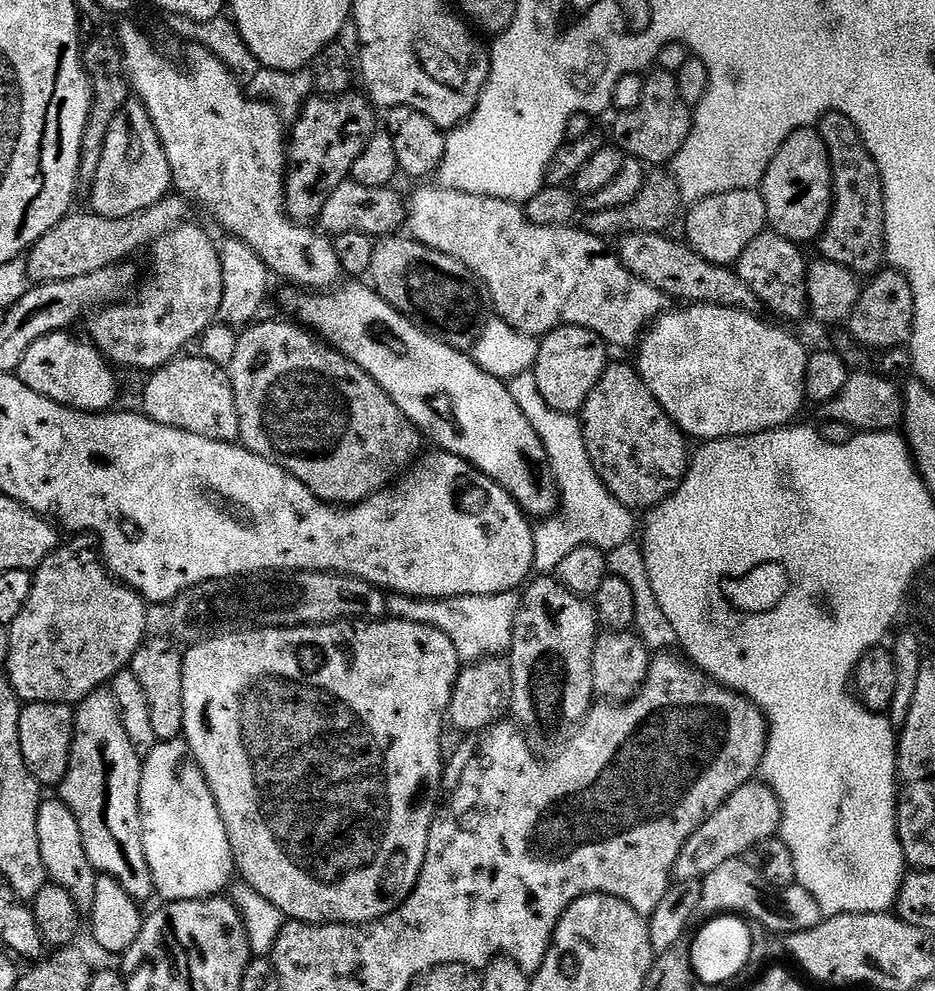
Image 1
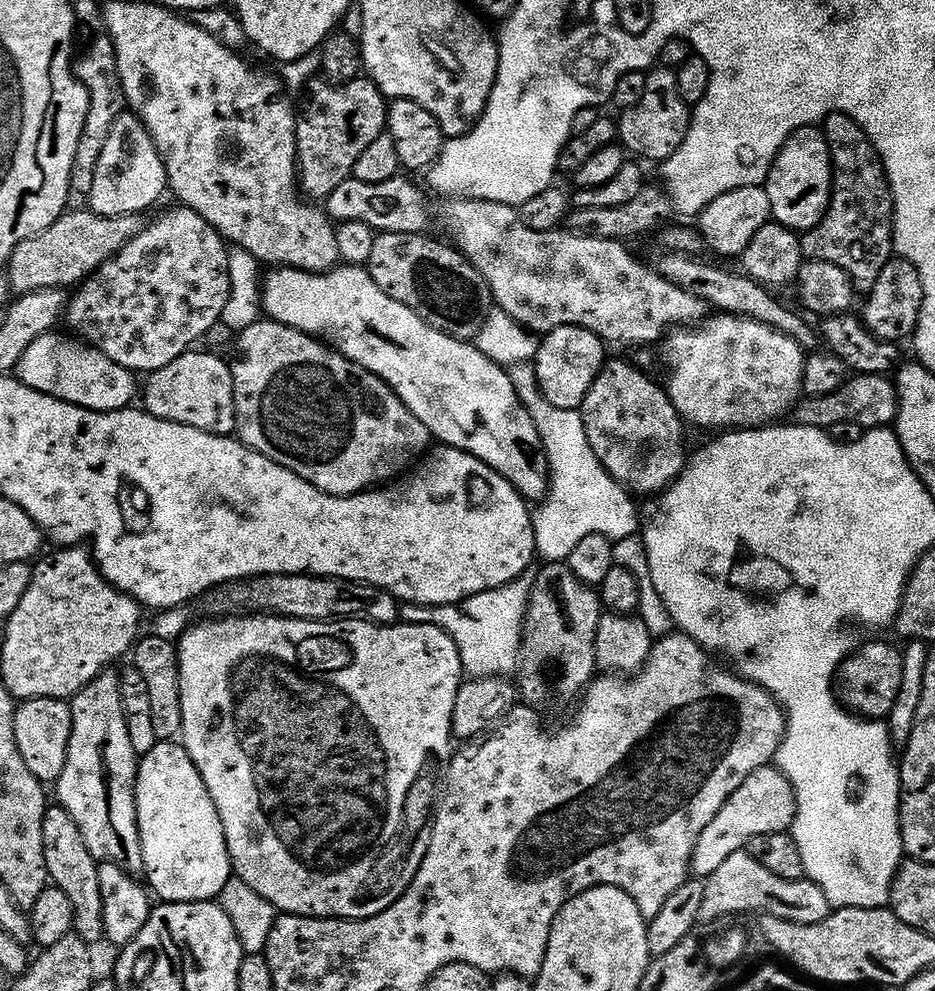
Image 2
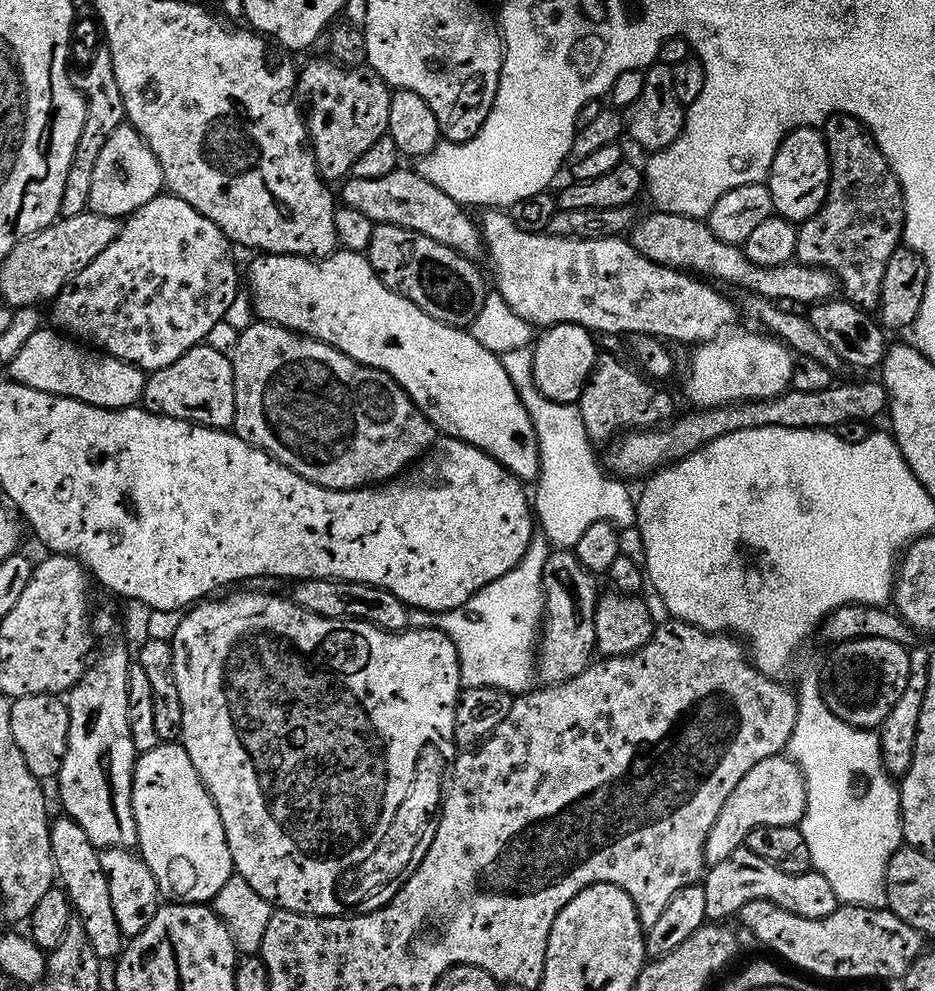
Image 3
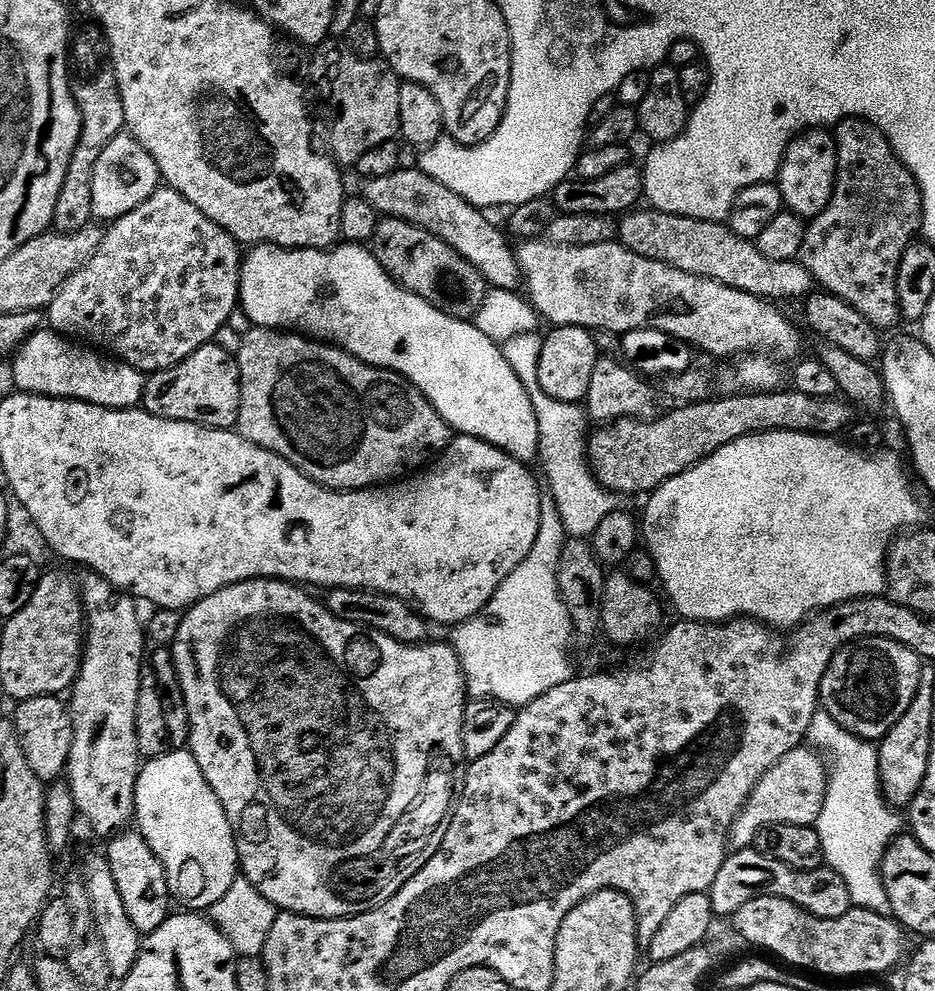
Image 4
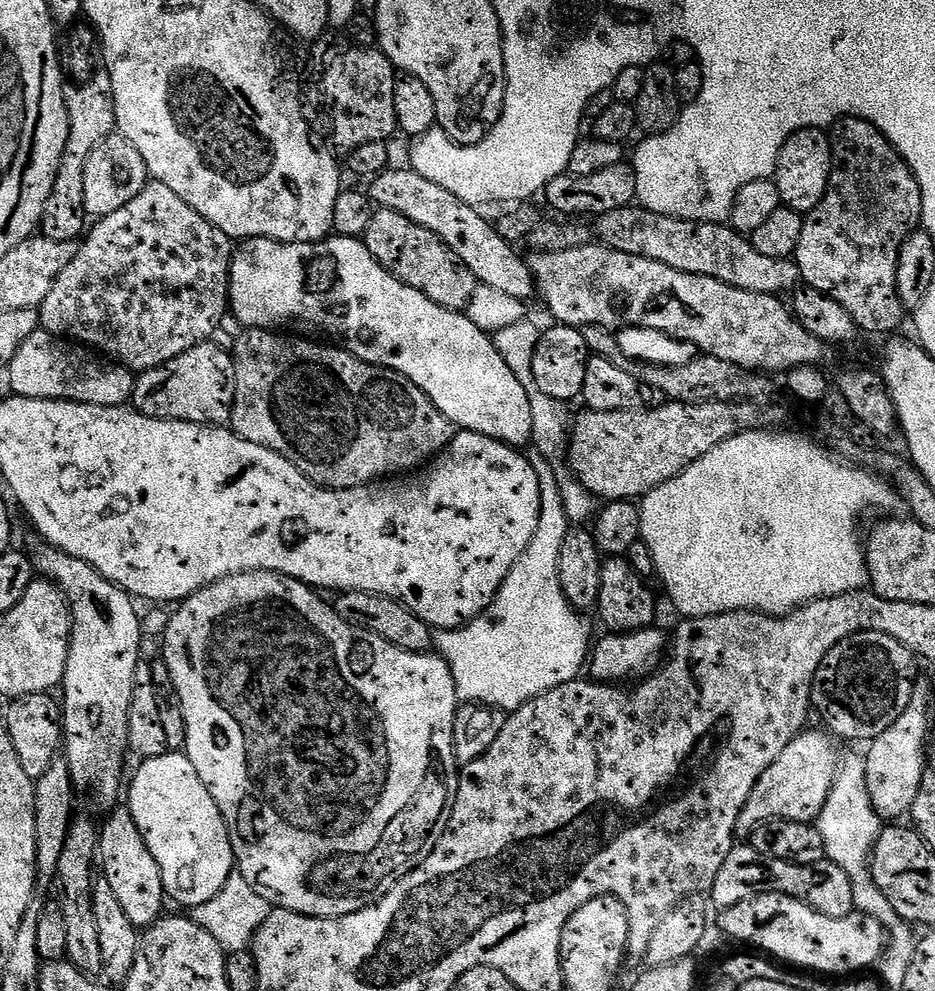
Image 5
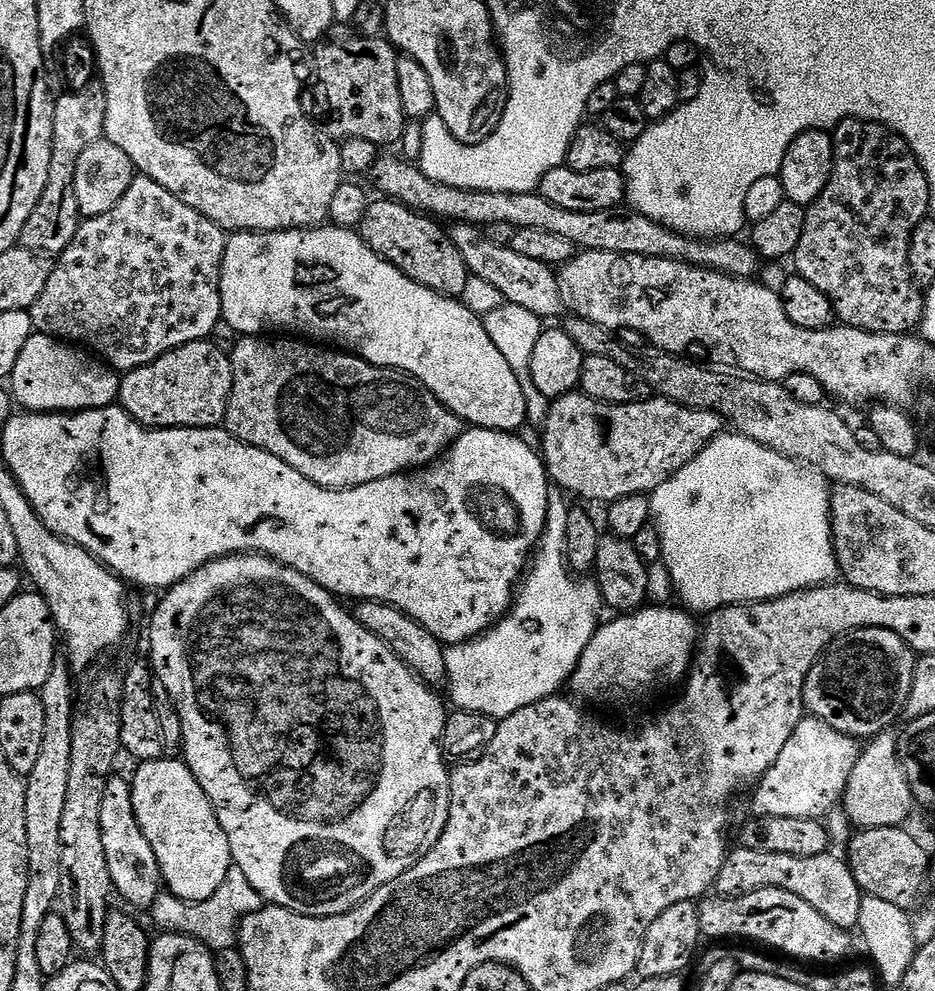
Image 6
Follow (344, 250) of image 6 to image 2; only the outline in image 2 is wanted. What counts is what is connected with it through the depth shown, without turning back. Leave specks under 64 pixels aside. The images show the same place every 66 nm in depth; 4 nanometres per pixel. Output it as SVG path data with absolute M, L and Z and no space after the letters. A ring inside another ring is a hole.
M337 266L330 272L303 272L301 268L281 268L273 267L272 272L263 277L263 315L270 320L276 320L280 324L285 324L291 328L296 328L300 332L306 332L309 336L315 336L317 340L328 345L329 348L345 356L347 360L352 360L356 364L361 364L367 372L372 372L378 378L382 378L398 394L398 398L407 406L420 422L428 427L429 432L441 445L449 448L457 448L463 452L469 452L474 458L486 462L495 472L502 474L520 491L521 496L529 502L543 501L549 491L549 466L548 455L544 449L542 438L538 434L538 426L534 426L532 415L524 409L518 394L512 385L512 377L501 365L495 364L486 354L482 354L475 343L466 340L455 340L445 332L439 332L434 326L430 326L414 310L407 308L402 302L387 296L385 292L374 282L374 278L368 273L364 266Z

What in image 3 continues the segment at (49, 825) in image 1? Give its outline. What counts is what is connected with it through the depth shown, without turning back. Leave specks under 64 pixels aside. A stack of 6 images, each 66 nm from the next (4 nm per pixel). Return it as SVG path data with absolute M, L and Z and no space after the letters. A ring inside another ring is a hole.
M61 818L53 819L51 825L52 853L56 859L59 883L63 891L67 892L75 915L82 922L101 961L115 961L125 947L126 938L120 933L118 918L114 916L114 902L110 902L110 882L102 870L100 852L87 837L82 826L78 826L78 822Z

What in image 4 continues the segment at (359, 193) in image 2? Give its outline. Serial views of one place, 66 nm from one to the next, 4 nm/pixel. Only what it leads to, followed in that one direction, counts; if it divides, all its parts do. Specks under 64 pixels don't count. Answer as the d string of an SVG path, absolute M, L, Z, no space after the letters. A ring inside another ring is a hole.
M404 166L385 177L369 179L364 186L364 201L381 217L404 220L434 234L480 271L491 287L511 292L521 287L520 264L516 261L513 245L508 245L509 237L503 232L504 237L475 204L466 202L466 198L454 194L454 190L446 190L442 182L430 178L427 172L421 172L416 166Z

